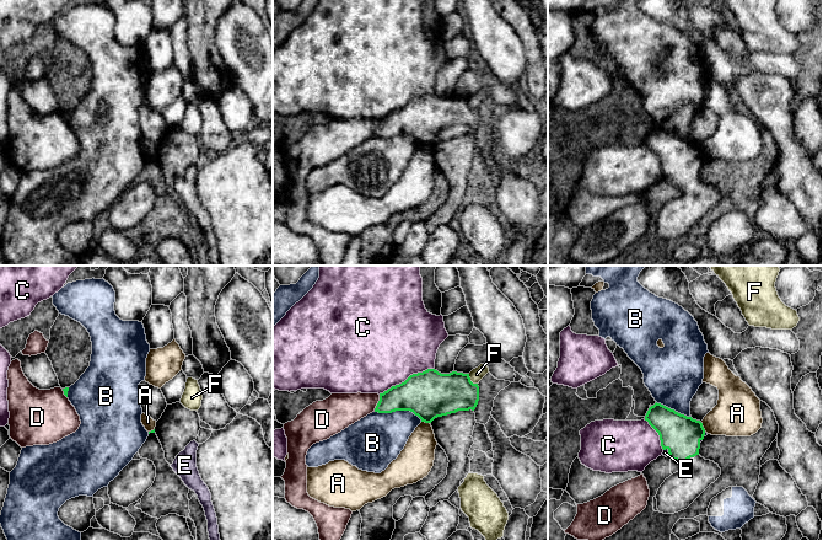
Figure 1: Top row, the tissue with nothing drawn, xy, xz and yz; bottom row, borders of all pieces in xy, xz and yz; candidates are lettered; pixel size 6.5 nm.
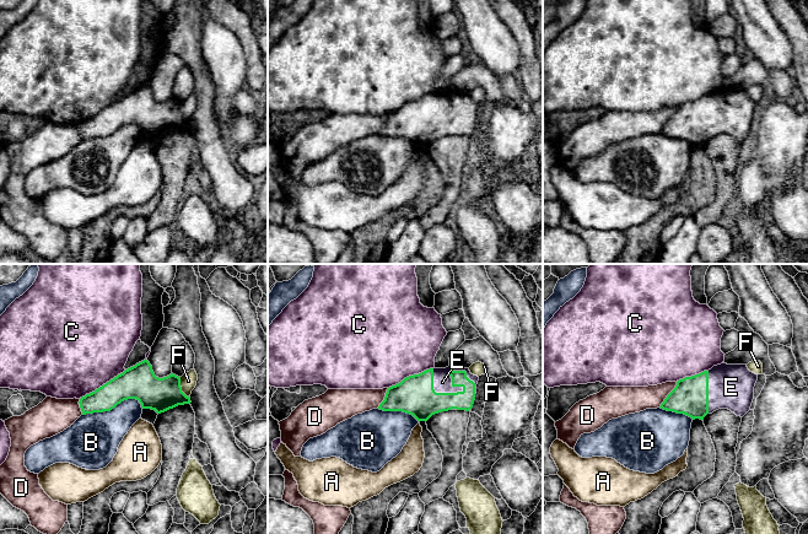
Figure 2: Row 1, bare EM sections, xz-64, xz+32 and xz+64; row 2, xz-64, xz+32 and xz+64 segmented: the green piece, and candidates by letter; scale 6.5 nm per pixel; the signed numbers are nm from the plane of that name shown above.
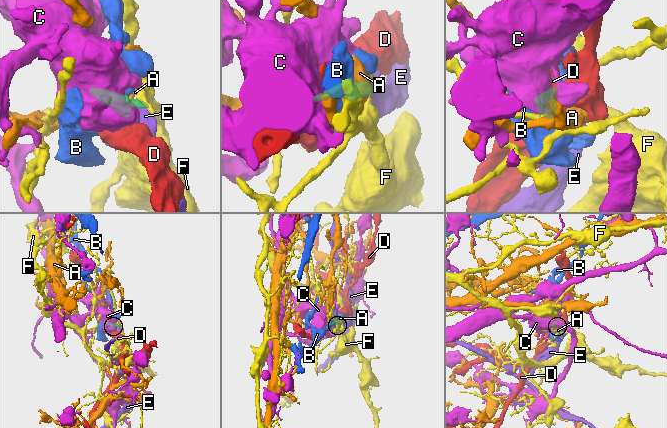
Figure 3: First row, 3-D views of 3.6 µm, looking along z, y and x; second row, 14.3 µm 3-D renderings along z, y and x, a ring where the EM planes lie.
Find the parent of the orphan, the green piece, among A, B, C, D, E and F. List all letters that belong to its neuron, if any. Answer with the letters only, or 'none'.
E

